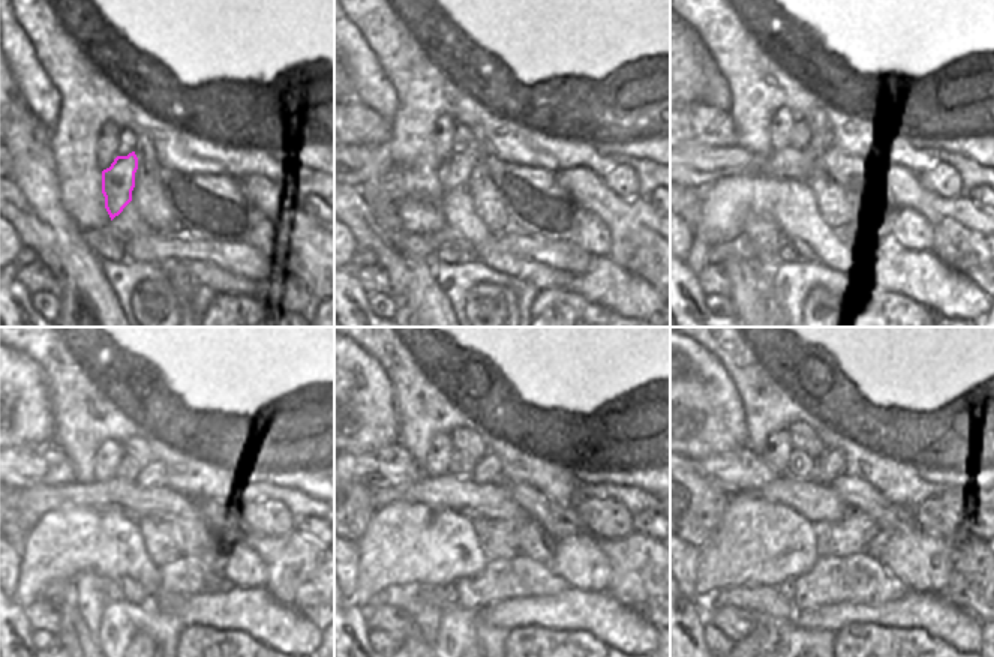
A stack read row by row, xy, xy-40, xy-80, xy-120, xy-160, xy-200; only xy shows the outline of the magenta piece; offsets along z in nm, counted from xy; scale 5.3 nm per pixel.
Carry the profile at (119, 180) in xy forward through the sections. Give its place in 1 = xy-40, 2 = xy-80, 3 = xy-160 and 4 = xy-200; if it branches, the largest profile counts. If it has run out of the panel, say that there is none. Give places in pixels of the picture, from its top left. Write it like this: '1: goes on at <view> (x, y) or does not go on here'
1: goes on at xy-40 (453, 174)
2: goes on at xy-80 (819, 143)
3: goes on at xy-160 (488, 470)
4: goes on at xy-200 (831, 464)

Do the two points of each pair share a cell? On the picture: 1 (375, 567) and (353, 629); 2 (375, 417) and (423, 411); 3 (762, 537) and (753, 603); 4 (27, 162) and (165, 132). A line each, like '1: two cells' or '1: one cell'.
1: two cells
2: two cells
3: two cells
4: two cells

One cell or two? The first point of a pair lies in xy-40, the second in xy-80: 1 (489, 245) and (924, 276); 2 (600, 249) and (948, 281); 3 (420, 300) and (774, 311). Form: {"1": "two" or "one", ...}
{"1": "two", "2": "two", "3": "one"}

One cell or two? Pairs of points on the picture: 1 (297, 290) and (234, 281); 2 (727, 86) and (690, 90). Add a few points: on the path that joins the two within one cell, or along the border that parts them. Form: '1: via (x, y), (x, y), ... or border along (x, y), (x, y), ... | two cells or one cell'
1: border along (257, 284), (257, 291), (246, 294) | two cells
2: border along (705, 54), (700, 98), (697, 101) | two cells

